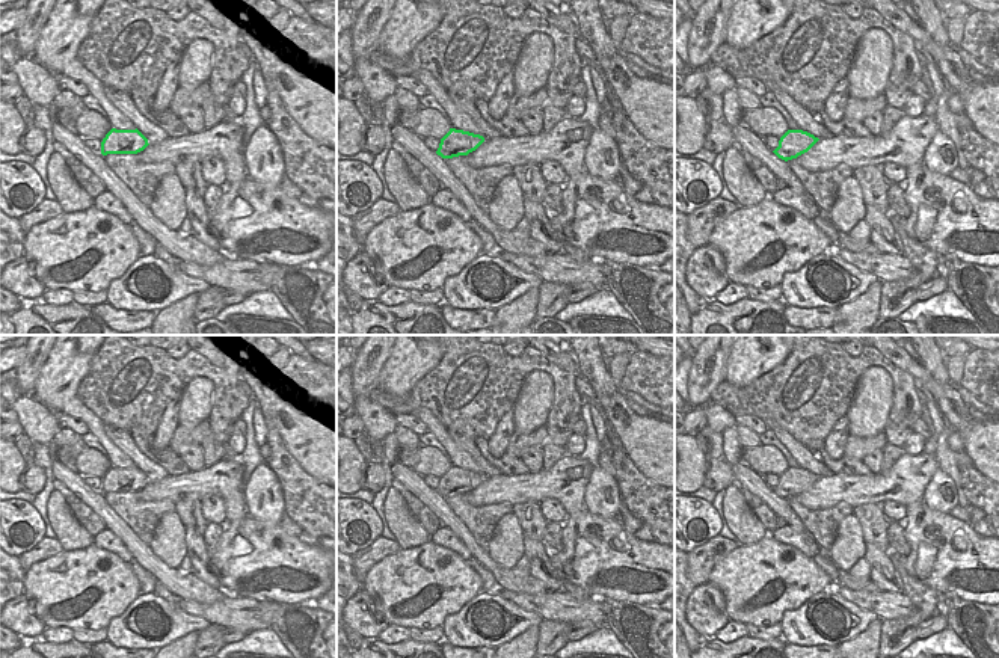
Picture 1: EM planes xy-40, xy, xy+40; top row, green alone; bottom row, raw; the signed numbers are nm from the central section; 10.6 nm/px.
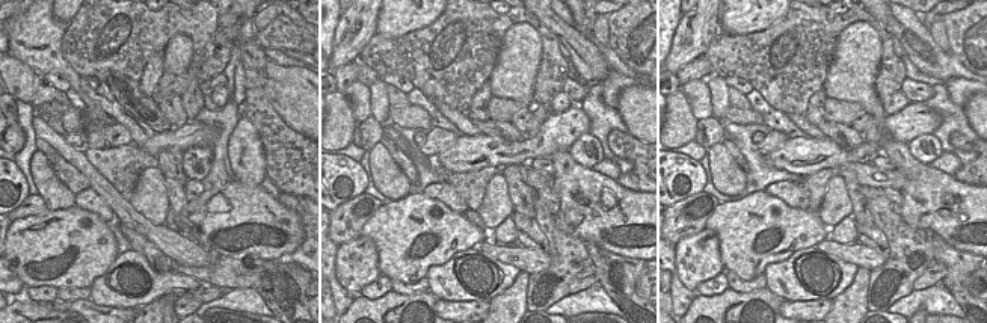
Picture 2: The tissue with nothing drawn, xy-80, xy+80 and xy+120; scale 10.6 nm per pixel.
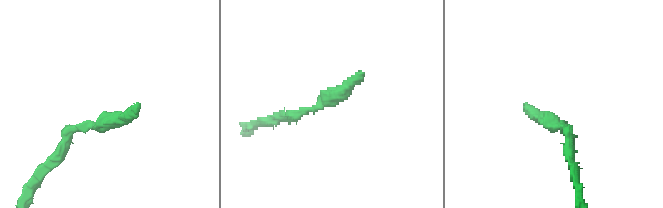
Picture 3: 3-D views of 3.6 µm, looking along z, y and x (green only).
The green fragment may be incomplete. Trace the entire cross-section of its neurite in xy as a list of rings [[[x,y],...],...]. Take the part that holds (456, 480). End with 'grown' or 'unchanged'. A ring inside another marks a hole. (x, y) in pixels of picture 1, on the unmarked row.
[[[450,466],[450,469],[441,477],[436,489],[442,497],[453,497],[459,494],[468,494],[475,489],[484,475],[463,468]]]; unchanged

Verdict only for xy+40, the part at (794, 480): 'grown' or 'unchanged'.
unchanged

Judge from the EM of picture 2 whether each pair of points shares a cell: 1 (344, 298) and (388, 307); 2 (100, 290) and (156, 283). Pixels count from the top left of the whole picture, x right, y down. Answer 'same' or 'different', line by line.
1: different
2: same

